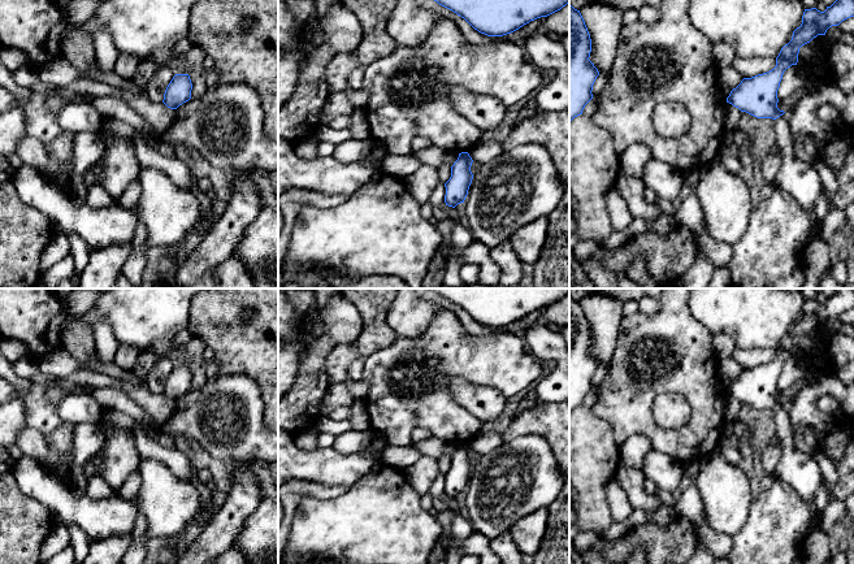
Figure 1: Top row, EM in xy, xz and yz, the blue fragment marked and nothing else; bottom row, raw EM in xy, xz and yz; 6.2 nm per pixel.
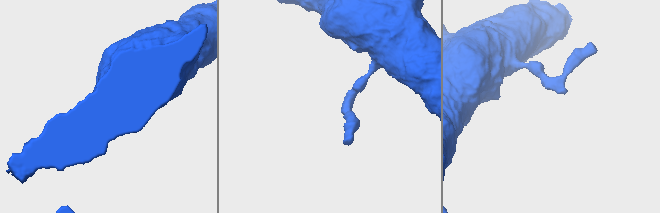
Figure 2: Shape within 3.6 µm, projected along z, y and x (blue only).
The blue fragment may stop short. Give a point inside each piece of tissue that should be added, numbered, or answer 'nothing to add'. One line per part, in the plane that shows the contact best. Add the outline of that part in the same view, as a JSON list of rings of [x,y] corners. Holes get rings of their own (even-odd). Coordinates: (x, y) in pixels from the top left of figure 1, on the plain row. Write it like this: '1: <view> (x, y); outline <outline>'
1: yz (800, 471); outline [[[788,405],[775,411],[776,435],[783,451],[775,477],[786,482],[806,502],[810,502],[823,482],[819,464],[796,447],[797,433],[792,431]]]

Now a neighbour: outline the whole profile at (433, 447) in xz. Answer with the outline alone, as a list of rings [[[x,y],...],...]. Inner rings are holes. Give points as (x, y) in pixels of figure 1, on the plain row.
[[[434,437],[422,441],[420,443],[412,443],[412,444],[421,452],[421,455],[426,455],[435,459],[439,459],[442,456],[452,457],[459,448],[459,444],[438,439]]]

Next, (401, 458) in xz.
[[[413,444],[407,447],[389,446],[382,454],[381,463],[403,470],[413,465],[421,456]]]

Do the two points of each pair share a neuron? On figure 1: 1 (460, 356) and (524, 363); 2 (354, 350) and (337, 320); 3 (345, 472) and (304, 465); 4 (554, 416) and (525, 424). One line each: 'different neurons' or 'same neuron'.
1: same neuron
2: different neurons
3: same neuron
4: same neuron

